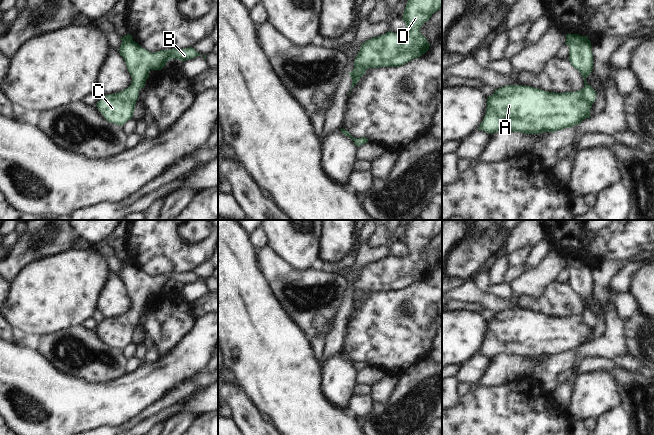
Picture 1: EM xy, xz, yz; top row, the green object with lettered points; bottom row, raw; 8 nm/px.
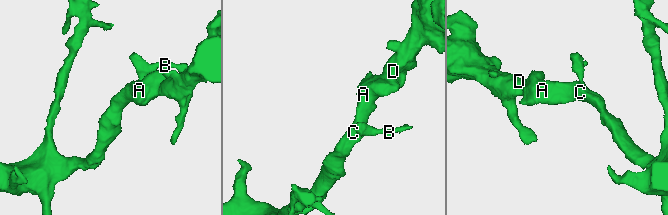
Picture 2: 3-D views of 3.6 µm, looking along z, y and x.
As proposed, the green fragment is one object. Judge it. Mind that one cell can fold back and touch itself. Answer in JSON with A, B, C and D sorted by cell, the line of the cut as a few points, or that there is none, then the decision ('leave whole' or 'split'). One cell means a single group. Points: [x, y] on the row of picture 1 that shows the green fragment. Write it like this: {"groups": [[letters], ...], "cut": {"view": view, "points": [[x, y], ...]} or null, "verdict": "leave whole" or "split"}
{"groups": [["A", "B", "C", "D"]], "cut": null, "verdict": "leave whole"}

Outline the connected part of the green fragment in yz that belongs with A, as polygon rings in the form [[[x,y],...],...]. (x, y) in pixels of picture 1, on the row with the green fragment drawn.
[[[566,34],[566,37],[565,44],[569,46],[569,61],[582,75],[585,86],[579,91],[565,93],[554,93],[522,85],[508,85],[495,89],[494,94],[487,98],[486,114],[479,130],[489,134],[500,130],[539,134],[571,128],[584,119],[590,118],[590,110],[596,100],[596,91],[586,82],[586,78],[593,70],[591,41],[587,36],[578,34]]]

